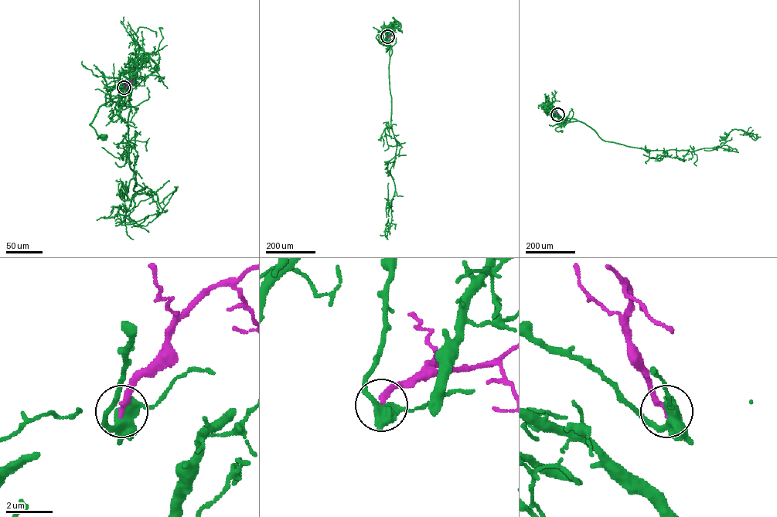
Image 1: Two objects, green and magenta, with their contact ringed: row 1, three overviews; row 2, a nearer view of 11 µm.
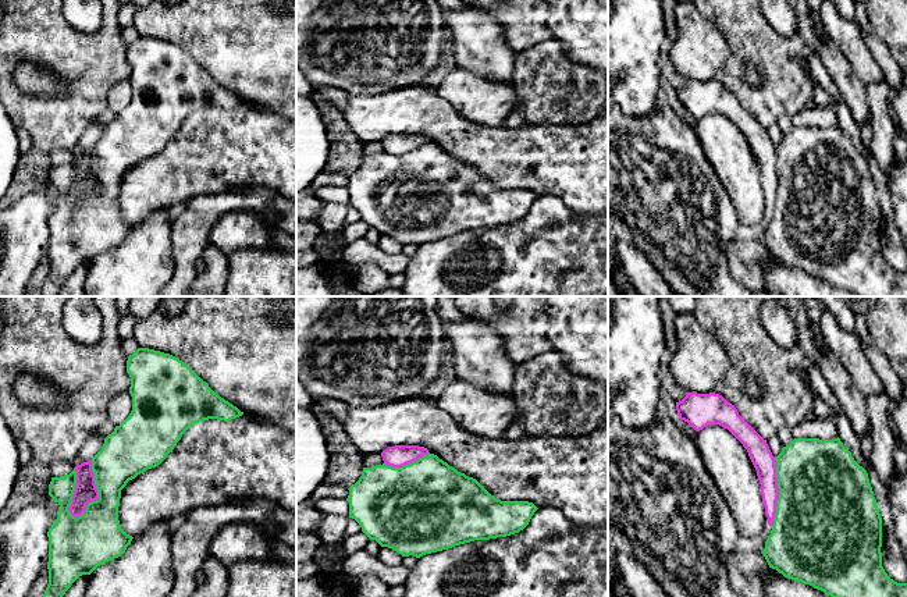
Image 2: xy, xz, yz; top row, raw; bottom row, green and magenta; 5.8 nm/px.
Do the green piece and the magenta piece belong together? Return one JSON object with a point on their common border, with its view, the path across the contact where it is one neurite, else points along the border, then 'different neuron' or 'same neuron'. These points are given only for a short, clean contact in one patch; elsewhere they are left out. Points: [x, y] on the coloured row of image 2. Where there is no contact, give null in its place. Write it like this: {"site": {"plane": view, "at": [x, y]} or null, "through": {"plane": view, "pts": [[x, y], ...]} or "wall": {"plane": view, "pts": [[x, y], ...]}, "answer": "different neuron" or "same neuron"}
{"site": {"plane": "xy", "at": [98, 490]}, "answer": "different neuron"}

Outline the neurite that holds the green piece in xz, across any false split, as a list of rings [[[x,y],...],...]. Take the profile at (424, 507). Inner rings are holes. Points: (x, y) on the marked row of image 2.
[[[427,454],[402,468],[385,463],[363,468],[359,480],[349,488],[349,518],[355,519],[362,532],[402,557],[420,558],[426,554],[442,551],[474,540],[506,537],[523,530],[538,509],[529,501],[501,501],[491,495],[476,479],[458,472],[434,454]]]

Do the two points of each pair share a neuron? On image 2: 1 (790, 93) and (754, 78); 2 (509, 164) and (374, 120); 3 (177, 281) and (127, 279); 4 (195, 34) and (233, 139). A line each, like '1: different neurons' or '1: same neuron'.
1: different neurons
2: same neuron
3: different neurons
4: different neurons

